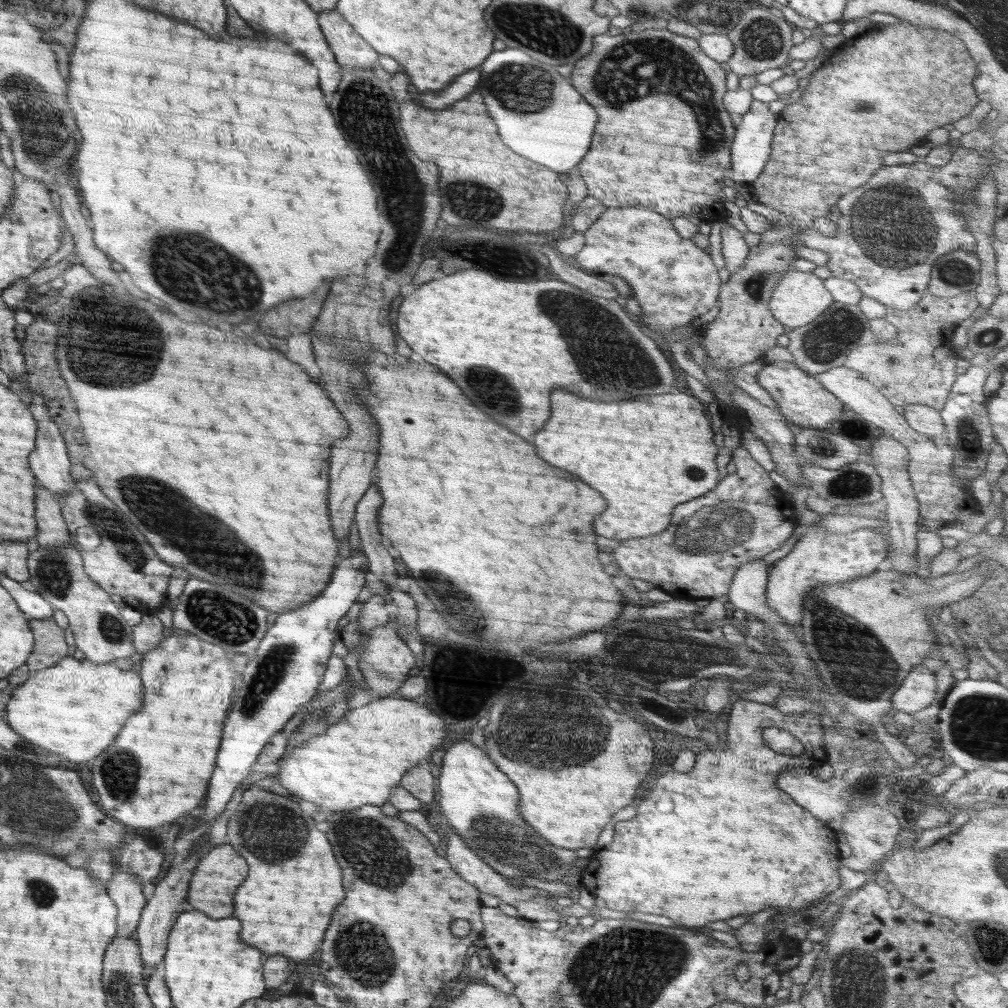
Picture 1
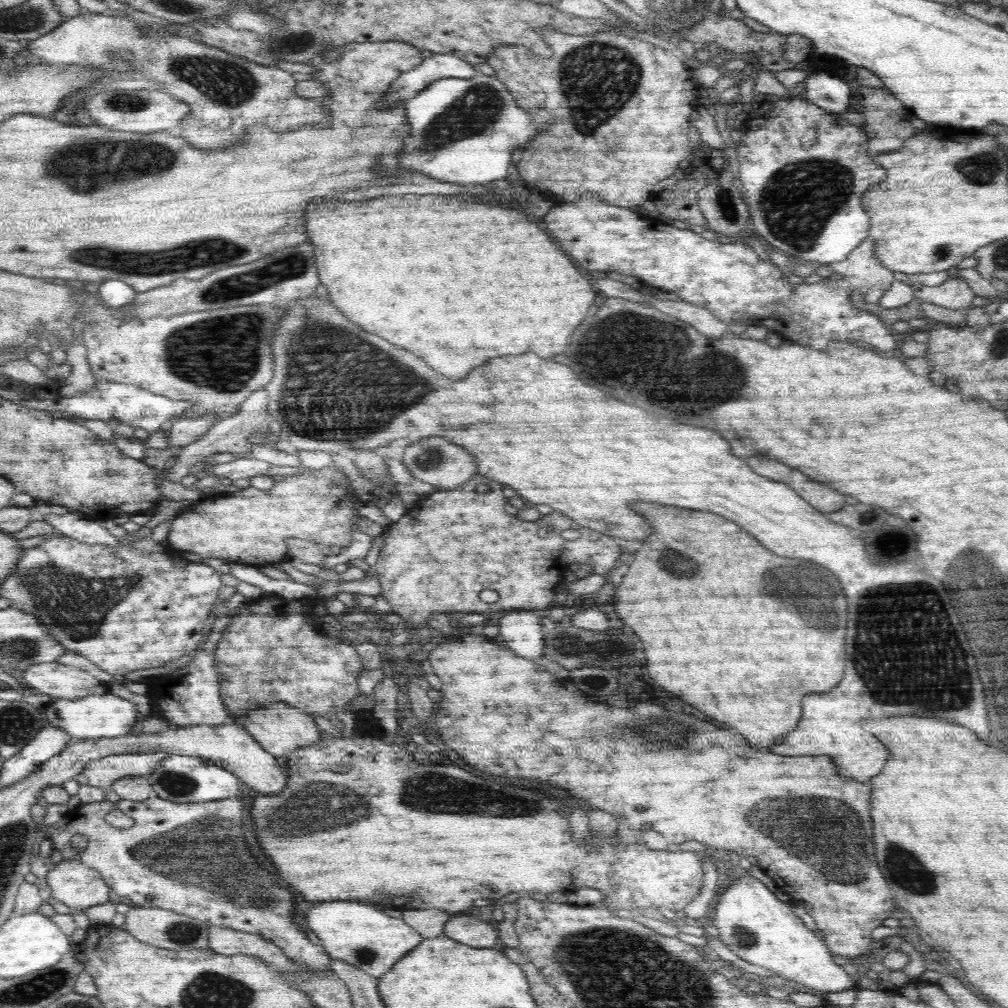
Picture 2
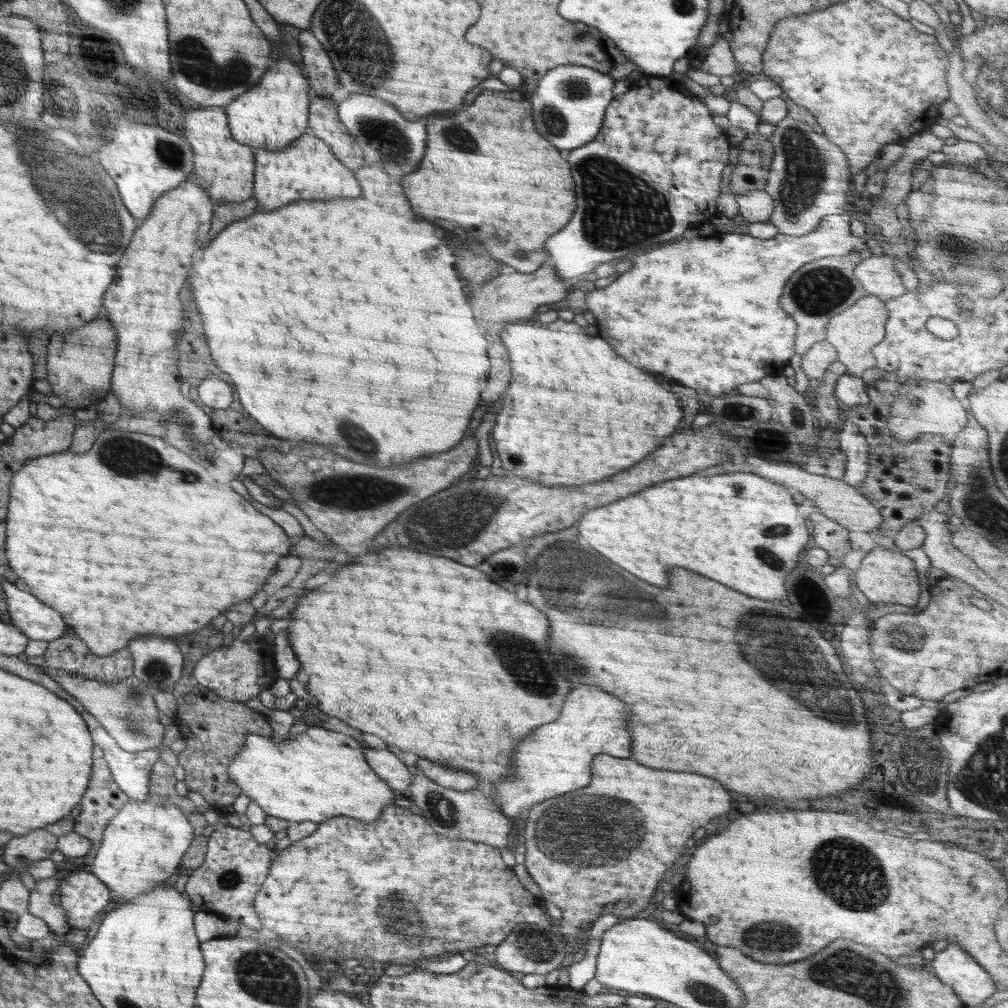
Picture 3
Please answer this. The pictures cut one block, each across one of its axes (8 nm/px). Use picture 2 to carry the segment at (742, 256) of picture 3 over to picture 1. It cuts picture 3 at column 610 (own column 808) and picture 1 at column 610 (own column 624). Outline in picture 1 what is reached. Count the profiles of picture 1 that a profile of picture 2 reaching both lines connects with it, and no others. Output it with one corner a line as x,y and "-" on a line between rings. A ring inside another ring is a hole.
644,206
607,208
583,235
584,246
576,254
576,261
592,274
611,274
623,278
632,289
631,296
640,305
642,315
639,316
640,322
664,334
667,340
673,338
683,342
687,333
686,325
696,322
719,300
719,291
723,283
718,277
719,270
714,266
710,254
706,254
703,248
698,248
692,239
680,238
671,219
650,208

